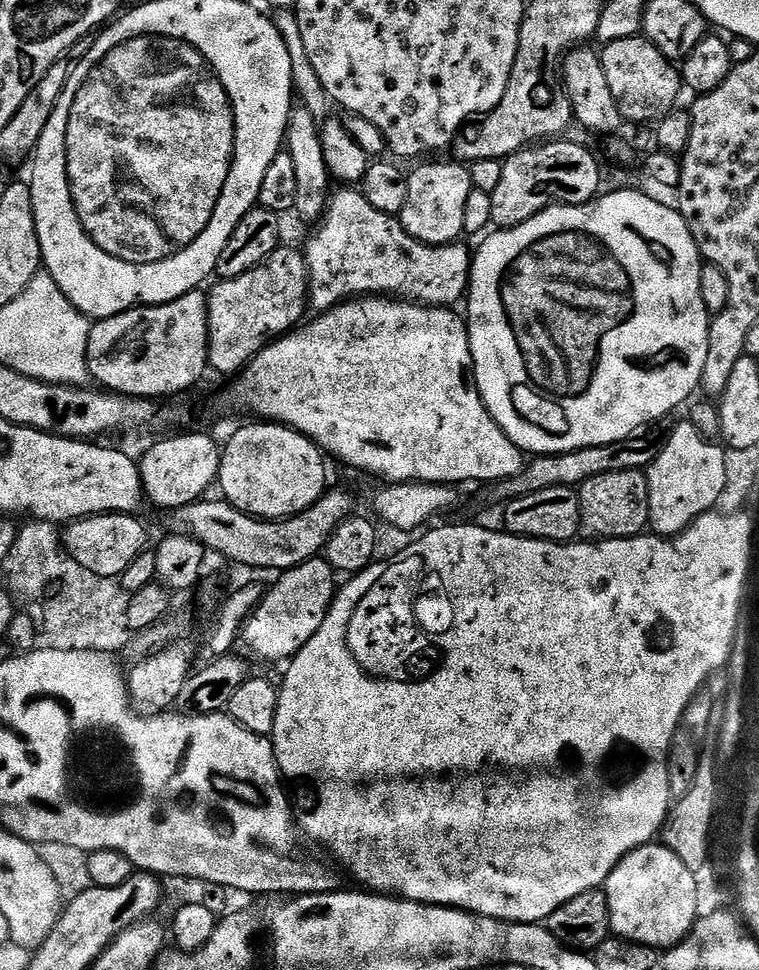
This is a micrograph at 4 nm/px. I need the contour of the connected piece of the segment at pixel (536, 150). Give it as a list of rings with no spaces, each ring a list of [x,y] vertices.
[[[564,140],[544,142],[539,146],[529,146],[515,156],[507,157],[503,161],[504,169],[496,180],[496,188],[491,189],[492,194],[492,224],[497,229],[513,228],[526,222],[532,216],[537,216],[544,208],[553,204],[587,204],[595,200],[600,188],[600,164],[592,157],[589,149],[578,145],[567,144]]]

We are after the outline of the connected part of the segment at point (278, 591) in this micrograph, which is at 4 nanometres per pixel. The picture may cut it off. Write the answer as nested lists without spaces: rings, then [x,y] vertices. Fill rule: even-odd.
[[[323,558],[302,562],[297,568],[289,568],[271,589],[265,591],[264,599],[256,611],[248,617],[242,629],[242,644],[245,644],[260,660],[291,661],[297,652],[314,638],[318,626],[326,618],[328,608],[336,599],[338,573]]]

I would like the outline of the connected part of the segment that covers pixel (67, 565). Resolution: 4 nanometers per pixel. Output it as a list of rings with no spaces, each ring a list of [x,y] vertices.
[[[33,519],[25,528],[21,527],[10,554],[2,561],[2,568],[12,575],[13,589],[36,592],[48,588],[44,592],[44,620],[42,616],[42,636],[48,639],[47,647],[112,654],[115,648],[133,639],[134,631],[127,624],[129,593],[119,579],[94,574],[67,555],[58,543],[57,525]]]

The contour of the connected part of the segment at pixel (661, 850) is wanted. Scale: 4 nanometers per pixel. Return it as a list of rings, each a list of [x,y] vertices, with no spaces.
[[[653,842],[636,848],[621,858],[602,887],[610,902],[610,926],[619,939],[632,940],[636,944],[647,944],[657,950],[668,950],[680,943],[698,919],[698,897],[696,873],[683,864],[682,858],[674,854],[663,843]]]

